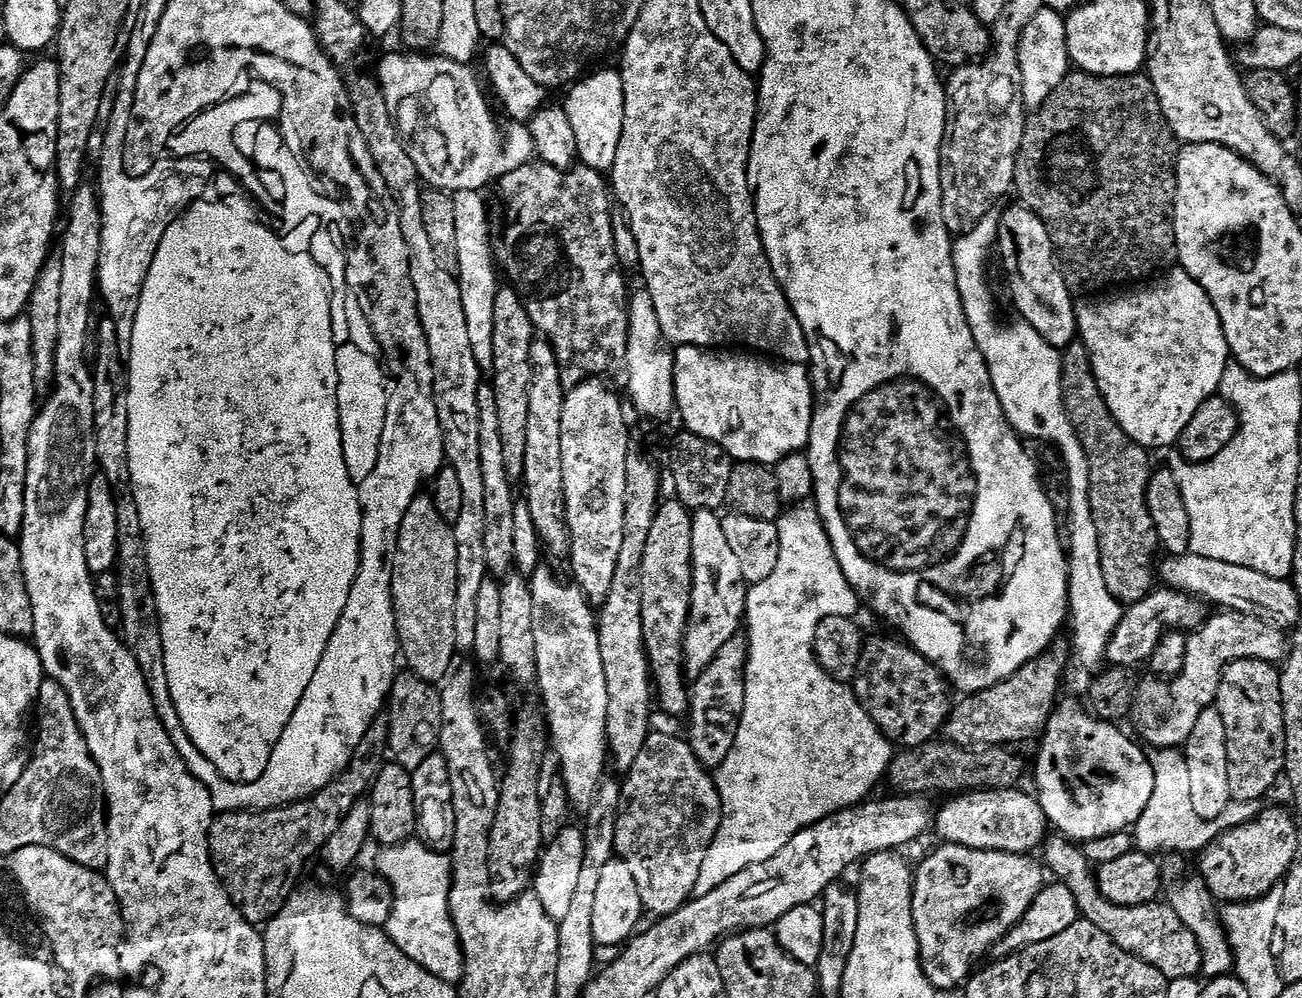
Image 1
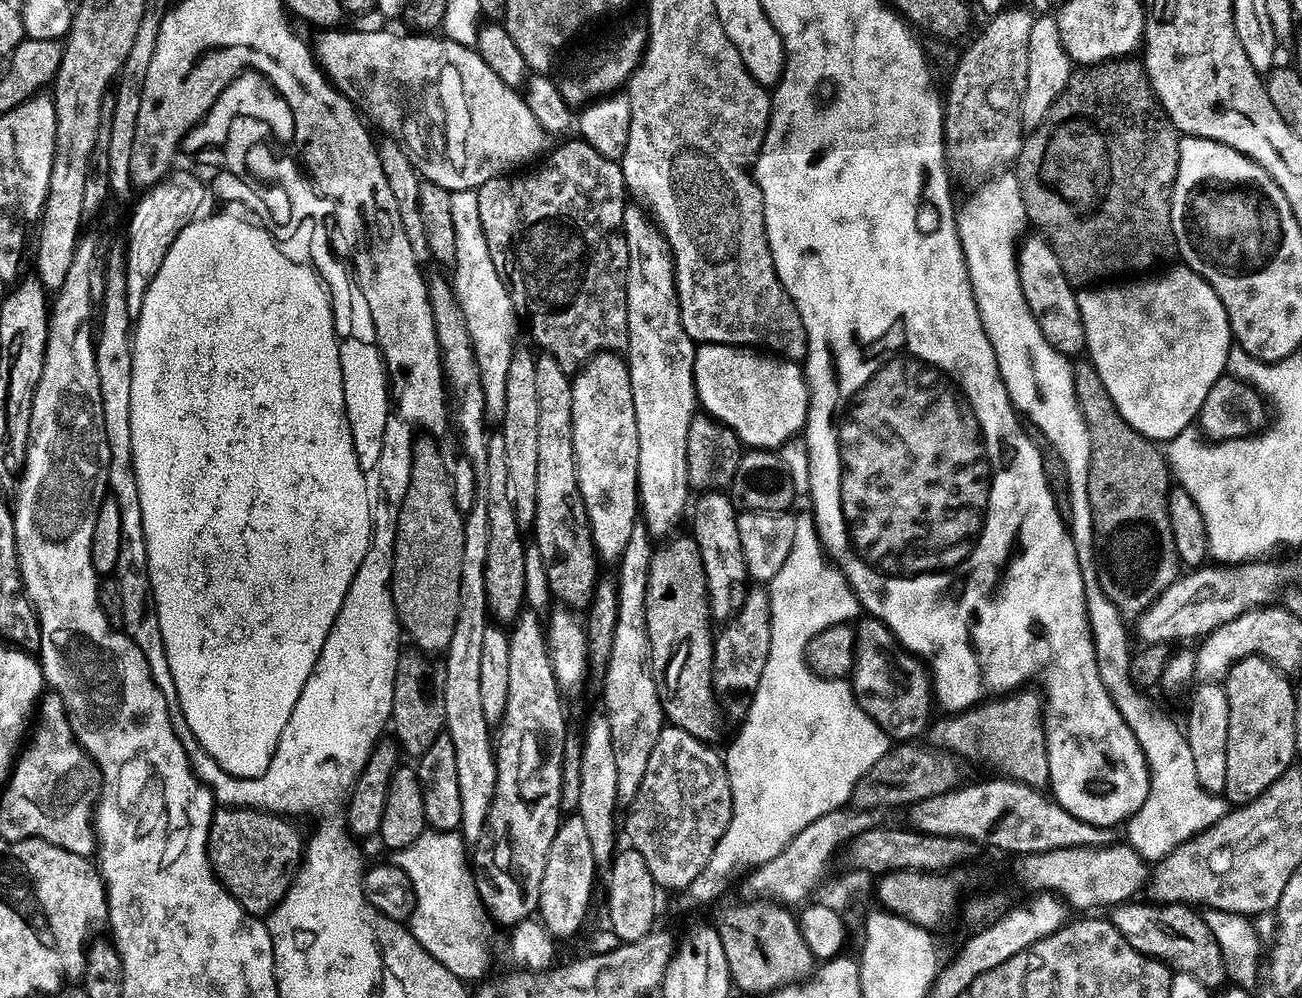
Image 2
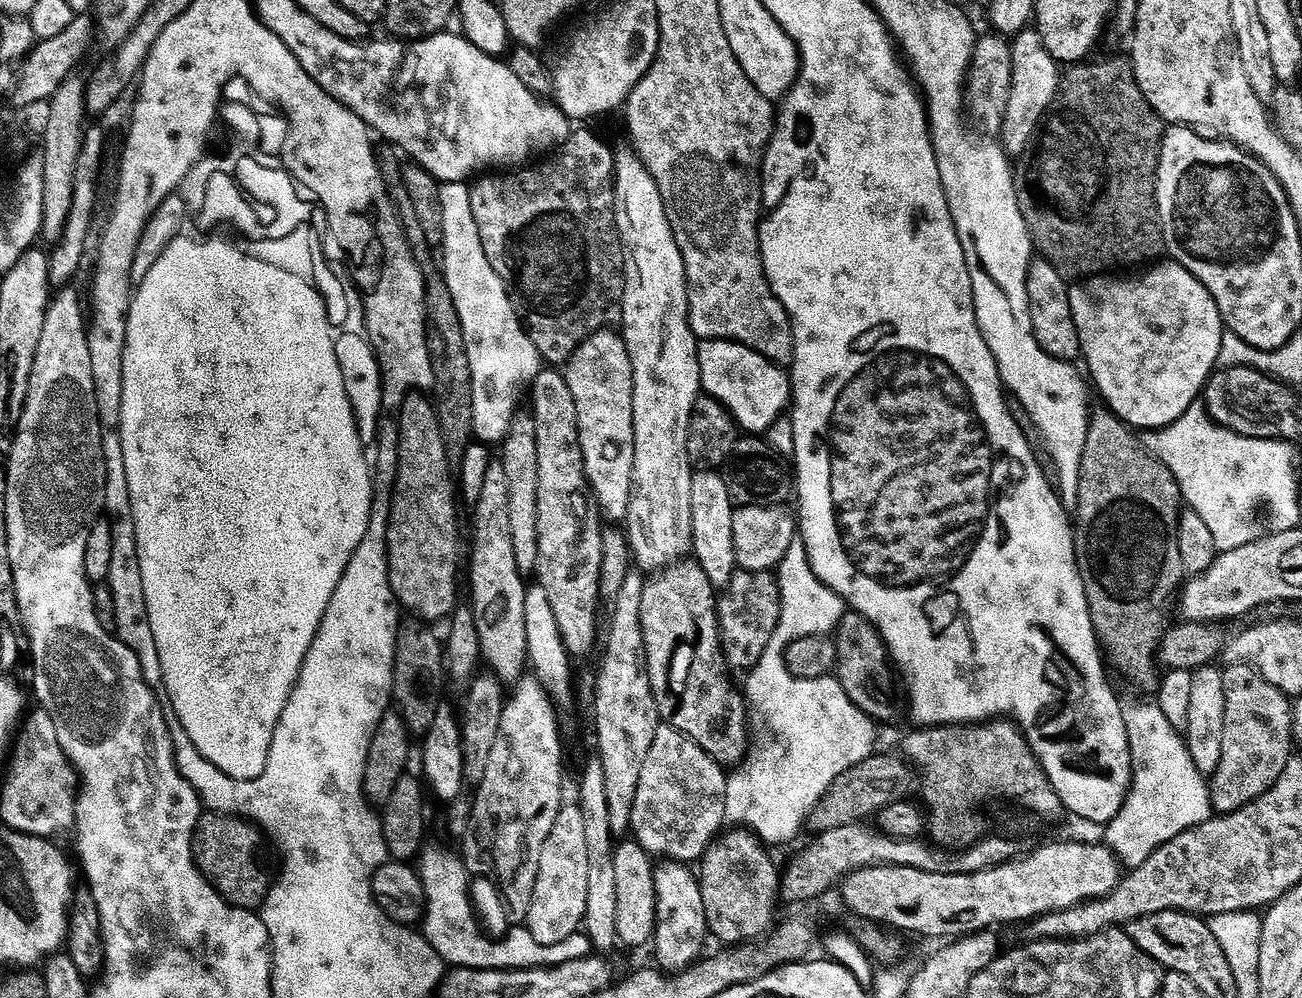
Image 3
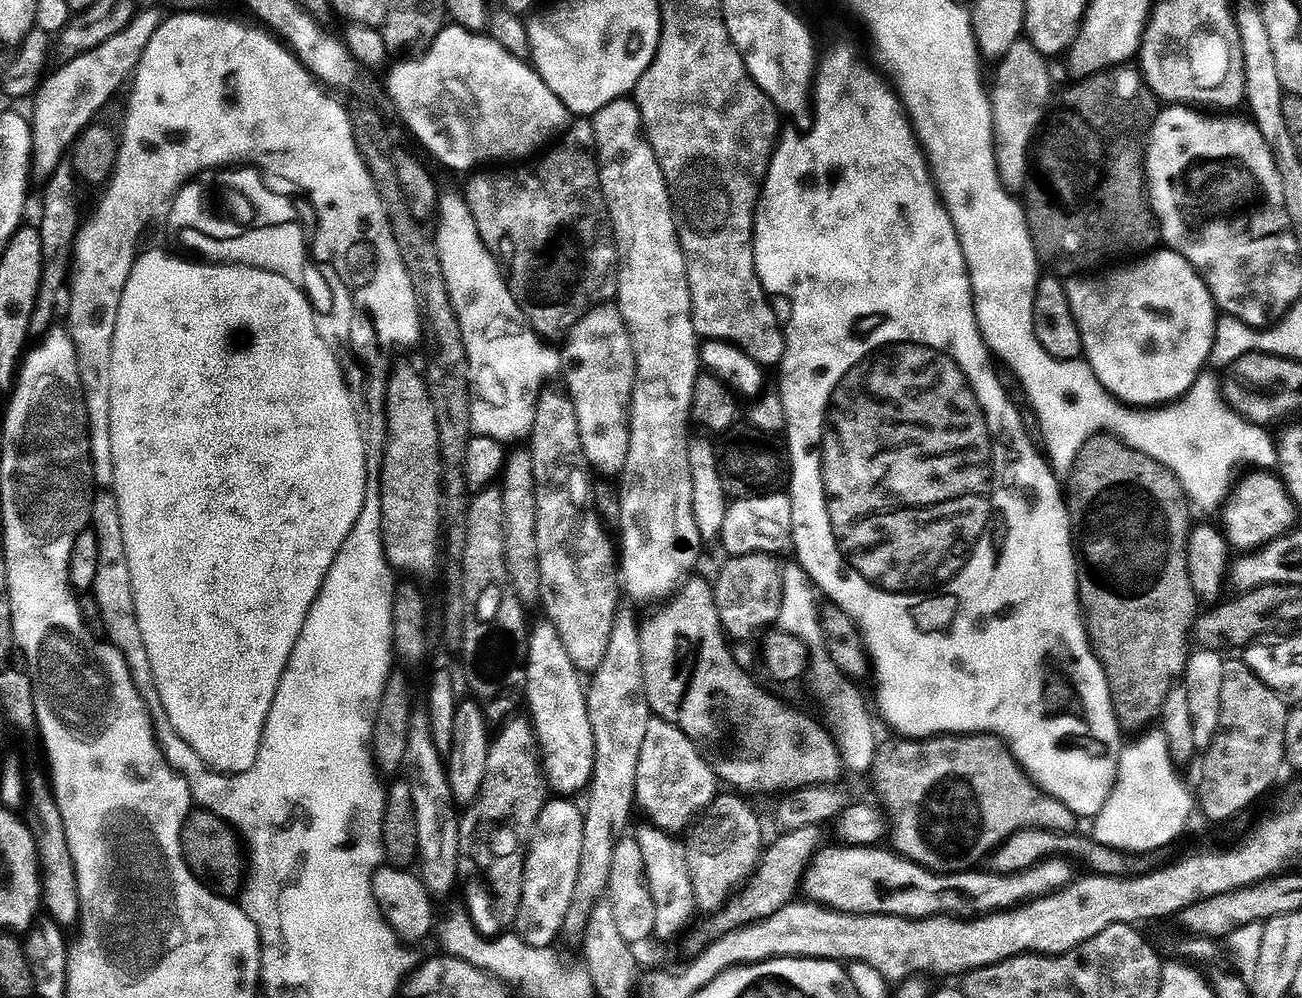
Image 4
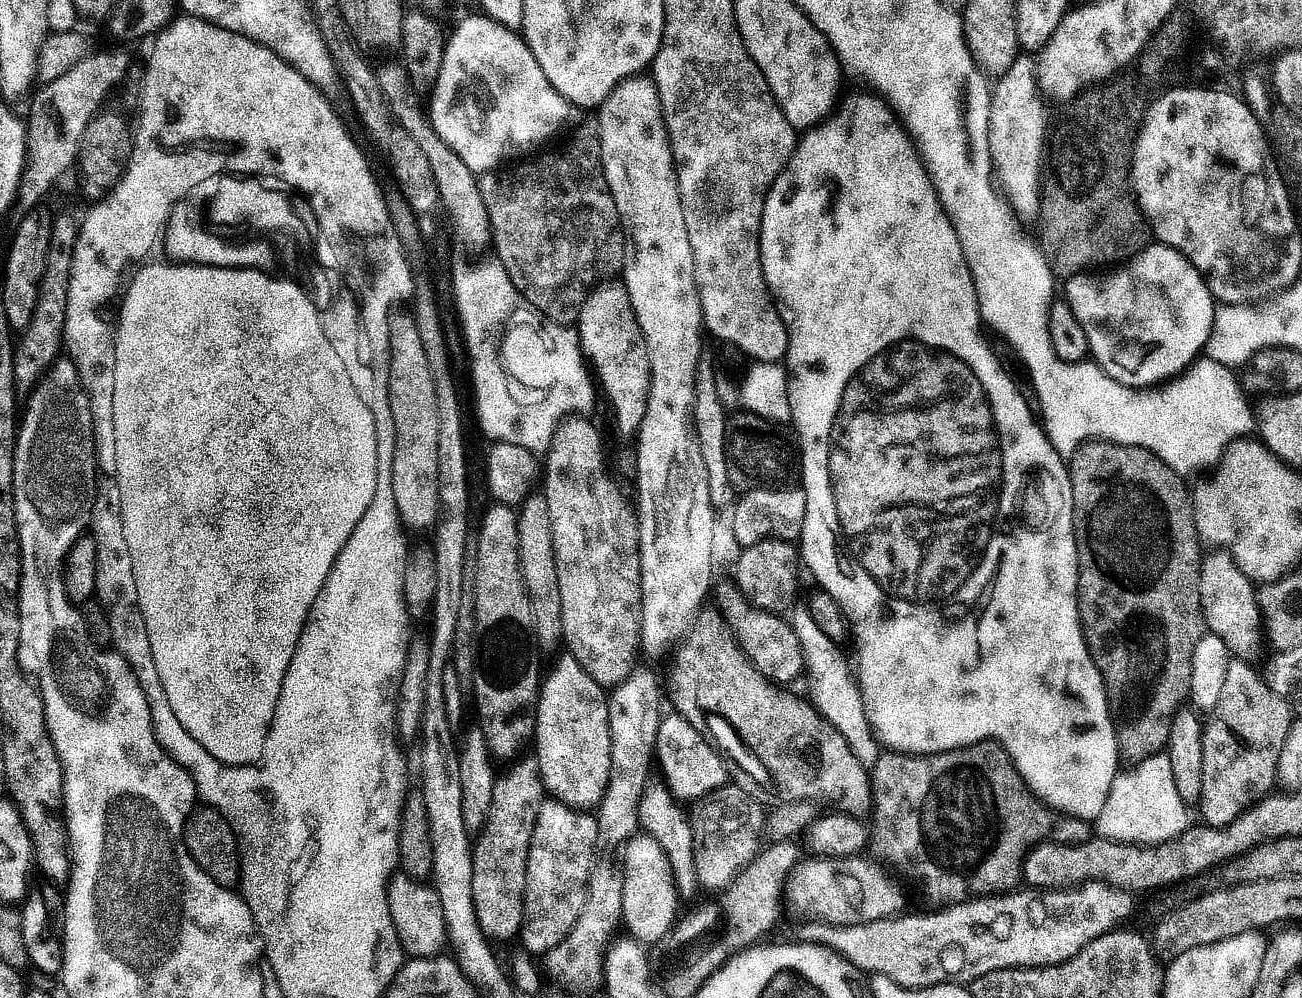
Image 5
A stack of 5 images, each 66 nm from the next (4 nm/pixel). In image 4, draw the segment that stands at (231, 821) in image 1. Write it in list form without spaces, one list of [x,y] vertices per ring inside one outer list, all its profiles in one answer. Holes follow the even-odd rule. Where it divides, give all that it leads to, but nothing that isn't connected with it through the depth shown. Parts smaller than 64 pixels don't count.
[[[193,811],[184,827],[184,857],[193,872],[220,896],[236,898],[243,893],[250,875],[246,844],[239,832],[213,812]]]

